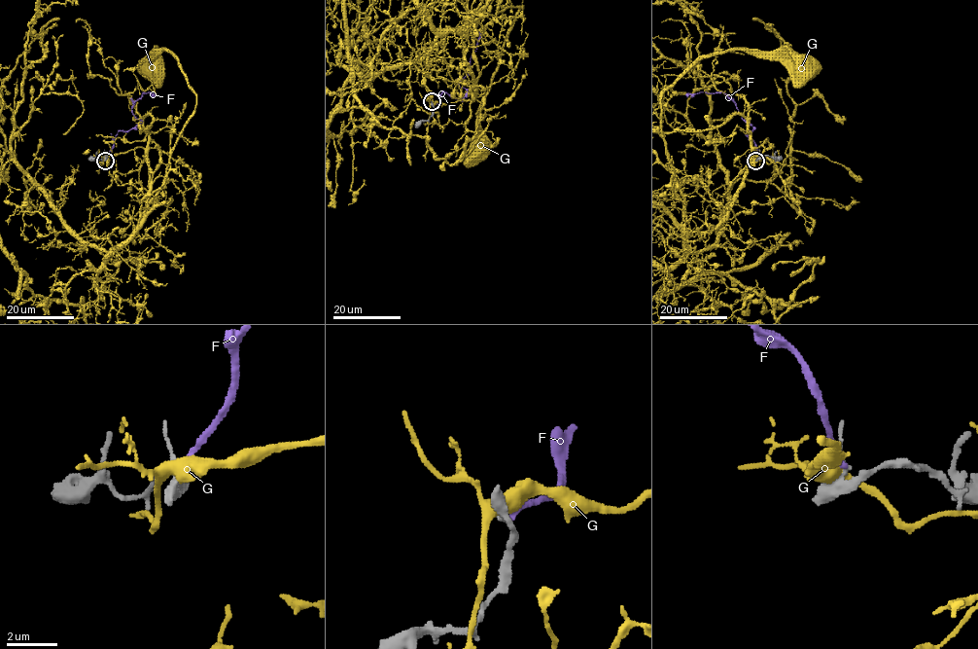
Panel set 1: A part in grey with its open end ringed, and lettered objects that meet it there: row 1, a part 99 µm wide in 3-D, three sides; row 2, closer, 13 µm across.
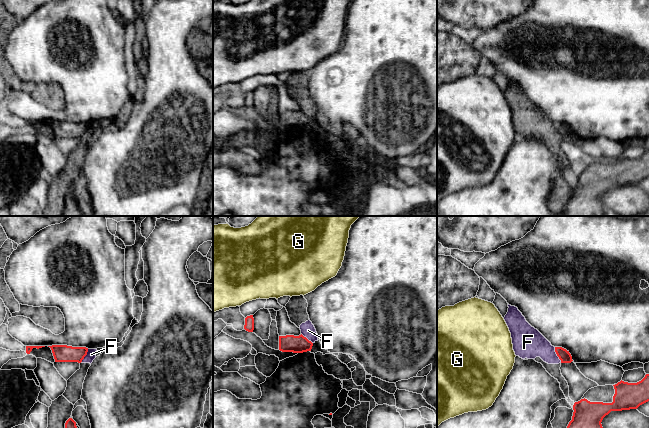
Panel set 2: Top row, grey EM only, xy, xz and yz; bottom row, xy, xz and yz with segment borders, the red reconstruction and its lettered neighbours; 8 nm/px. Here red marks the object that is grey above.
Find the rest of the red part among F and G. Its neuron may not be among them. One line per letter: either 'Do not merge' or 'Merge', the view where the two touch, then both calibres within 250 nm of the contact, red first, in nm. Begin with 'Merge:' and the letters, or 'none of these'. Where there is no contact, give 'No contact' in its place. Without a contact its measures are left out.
Merge: none of these
F: Do not merge. Touches red in yz. Thickness 90 nm (red) against 240 nm
G: Do not merge. No contact

